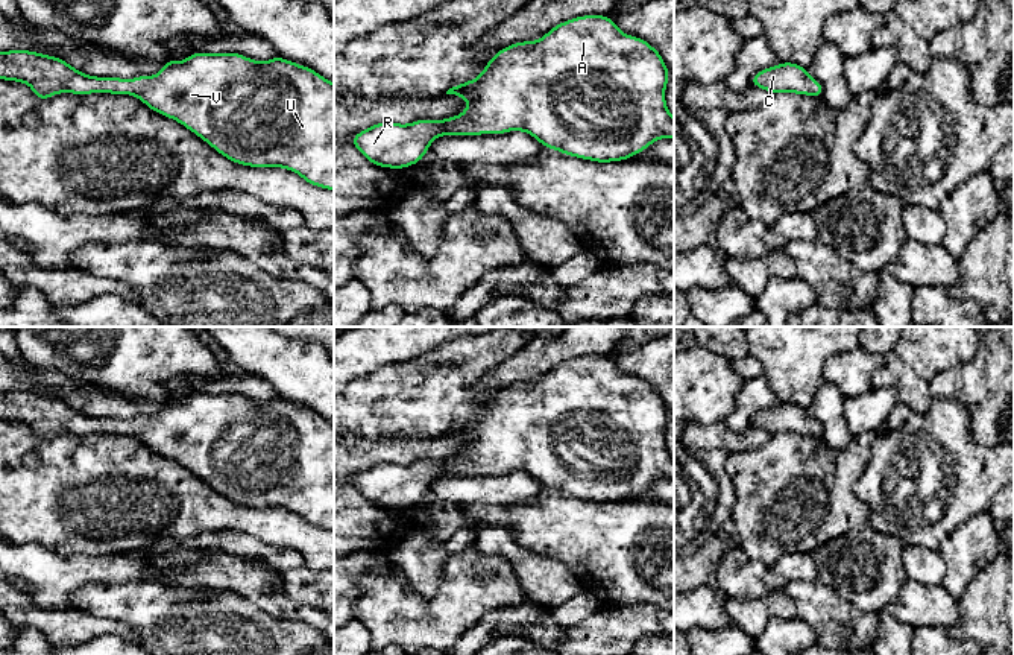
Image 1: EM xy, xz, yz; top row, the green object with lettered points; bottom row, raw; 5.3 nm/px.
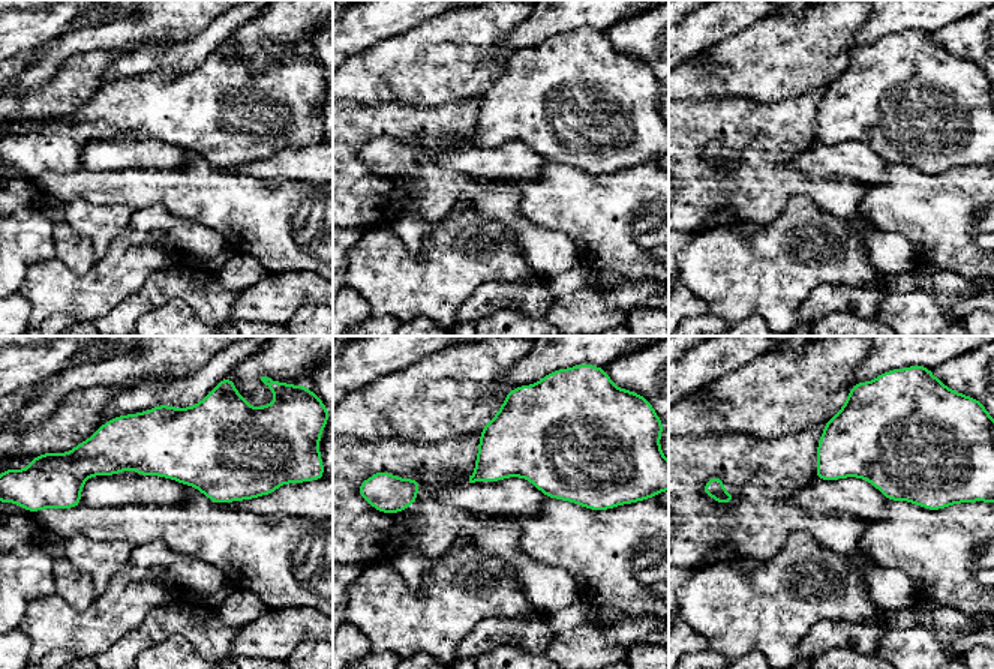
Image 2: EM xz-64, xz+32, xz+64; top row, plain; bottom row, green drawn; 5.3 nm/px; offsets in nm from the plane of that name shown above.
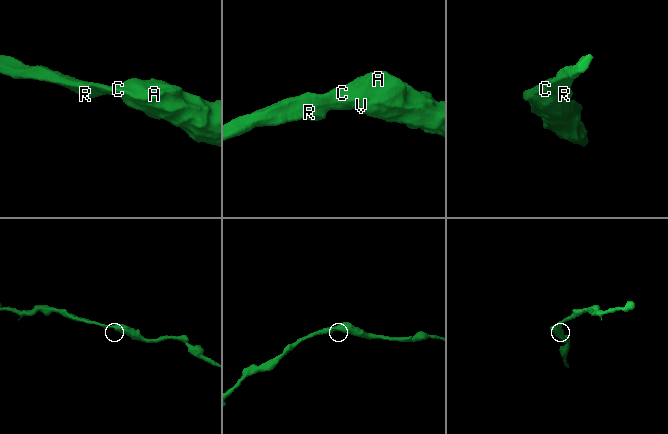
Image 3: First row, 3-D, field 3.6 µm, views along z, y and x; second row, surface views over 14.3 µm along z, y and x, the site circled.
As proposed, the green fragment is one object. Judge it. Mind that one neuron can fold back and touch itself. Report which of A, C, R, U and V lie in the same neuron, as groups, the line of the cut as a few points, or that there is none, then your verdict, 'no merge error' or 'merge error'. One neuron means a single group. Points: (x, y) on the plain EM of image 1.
A C R U V; no cut; no merge error

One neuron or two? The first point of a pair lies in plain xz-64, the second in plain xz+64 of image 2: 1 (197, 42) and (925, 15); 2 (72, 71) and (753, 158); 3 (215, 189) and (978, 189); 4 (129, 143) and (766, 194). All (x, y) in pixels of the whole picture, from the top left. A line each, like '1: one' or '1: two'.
1: one
2: two
3: one
4: two

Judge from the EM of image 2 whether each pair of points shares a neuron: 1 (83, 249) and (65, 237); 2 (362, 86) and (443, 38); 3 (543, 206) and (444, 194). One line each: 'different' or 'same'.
1: same
2: same
3: different

